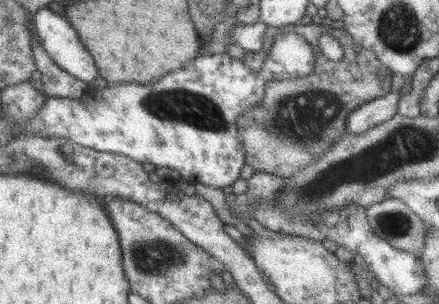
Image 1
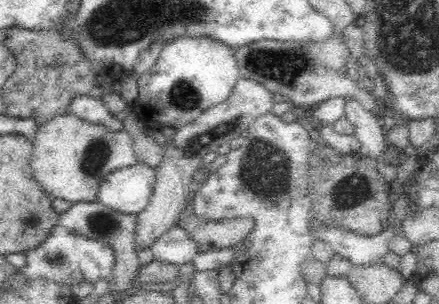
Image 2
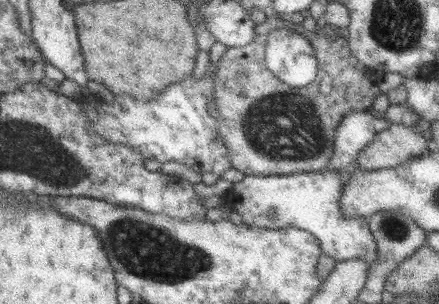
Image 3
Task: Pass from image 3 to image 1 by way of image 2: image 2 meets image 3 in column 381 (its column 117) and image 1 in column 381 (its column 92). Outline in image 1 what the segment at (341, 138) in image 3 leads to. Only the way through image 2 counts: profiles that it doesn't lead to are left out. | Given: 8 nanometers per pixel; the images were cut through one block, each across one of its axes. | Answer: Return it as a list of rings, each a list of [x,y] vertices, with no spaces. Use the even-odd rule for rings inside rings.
[[[391,92],[385,98],[379,98],[375,102],[369,102],[367,106],[361,106],[359,110],[355,110],[349,118],[347,130],[353,134],[365,134],[371,128],[389,122],[391,118],[397,116],[399,110],[399,102],[401,102],[401,94],[399,92]]]

